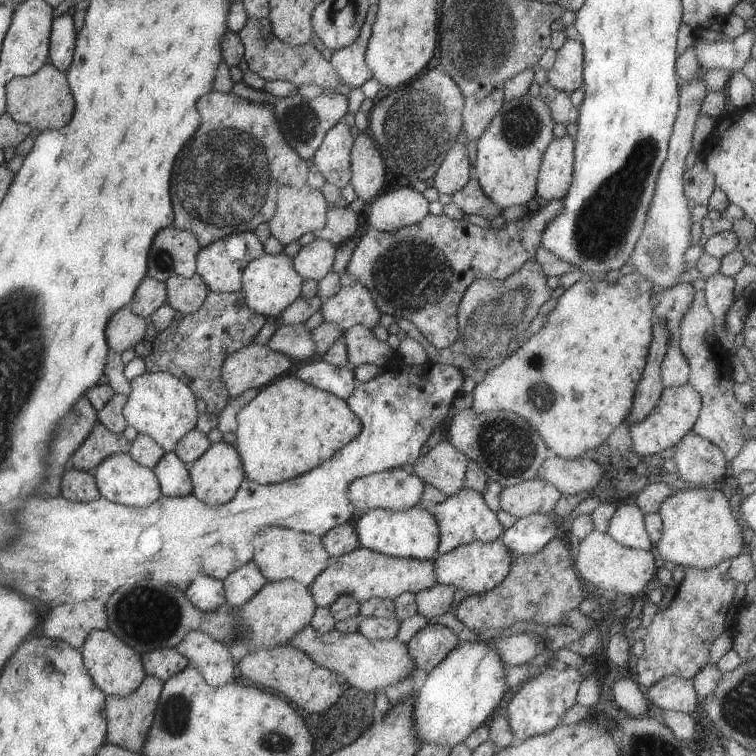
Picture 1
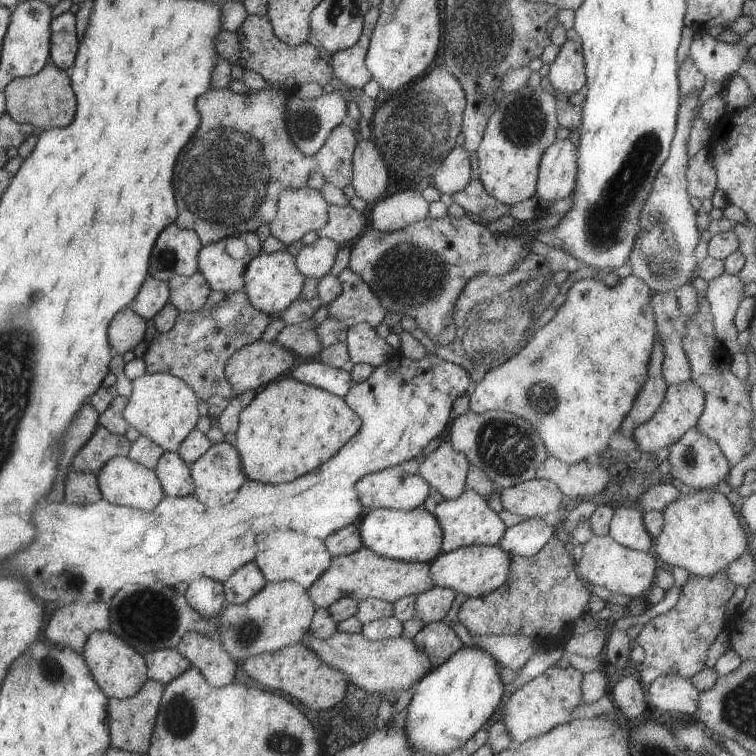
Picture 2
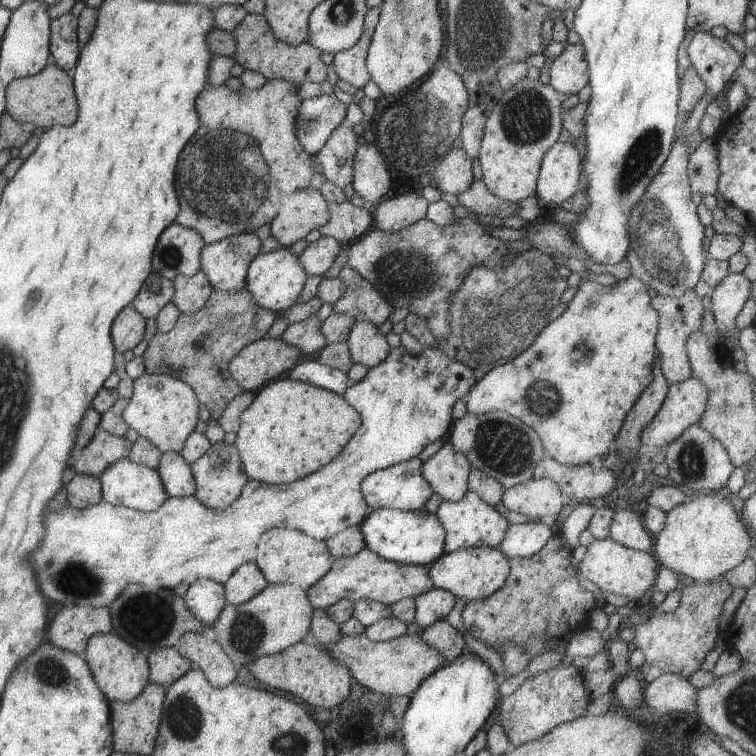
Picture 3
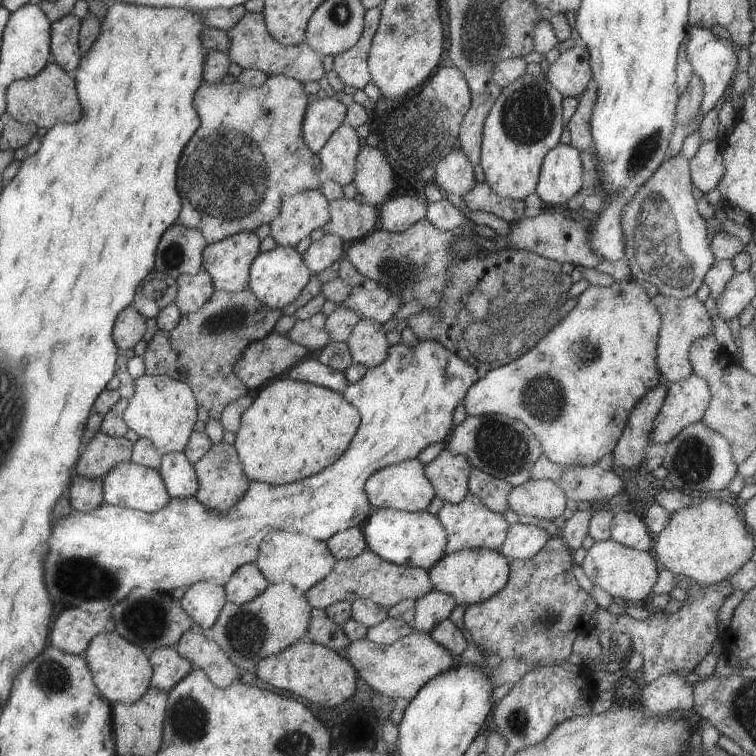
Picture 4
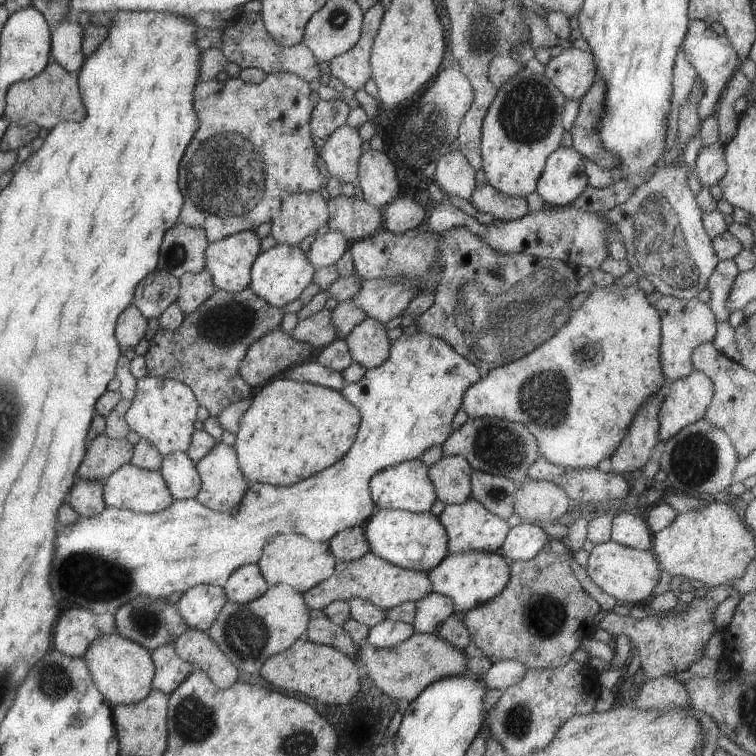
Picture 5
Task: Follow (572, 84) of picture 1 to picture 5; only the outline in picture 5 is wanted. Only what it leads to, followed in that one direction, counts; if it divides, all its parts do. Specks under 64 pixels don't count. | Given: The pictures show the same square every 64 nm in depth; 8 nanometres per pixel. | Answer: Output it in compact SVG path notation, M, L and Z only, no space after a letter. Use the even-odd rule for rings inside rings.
M572 47L549 59L544 76L565 99L578 101L591 88L597 72L592 55Z

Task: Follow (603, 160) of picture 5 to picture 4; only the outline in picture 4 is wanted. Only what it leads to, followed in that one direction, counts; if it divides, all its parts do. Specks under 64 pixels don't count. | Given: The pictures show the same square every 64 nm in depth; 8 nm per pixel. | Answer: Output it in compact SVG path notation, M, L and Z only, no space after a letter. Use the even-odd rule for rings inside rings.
M589 84L585 94L578 99L573 114L564 122L564 127L570 132L570 144L579 151L584 150L585 154L589 154L593 160L596 155L590 137L589 117L595 97L596 90L593 90L593 84Z

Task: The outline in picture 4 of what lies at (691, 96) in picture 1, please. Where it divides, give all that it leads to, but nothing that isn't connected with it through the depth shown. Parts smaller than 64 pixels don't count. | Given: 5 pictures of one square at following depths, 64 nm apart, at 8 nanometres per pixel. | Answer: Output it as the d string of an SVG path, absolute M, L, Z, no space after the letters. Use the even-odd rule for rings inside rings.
M680 153L664 160L642 184L621 213L621 226L625 239L624 255L627 257L631 278L649 282L657 288L658 294L676 299L693 295L702 283L705 271L715 260L707 238L707 226L699 214L696 201L691 195L692 182L688 160Z

